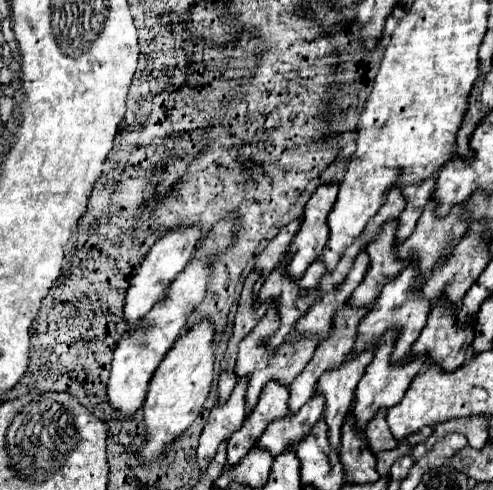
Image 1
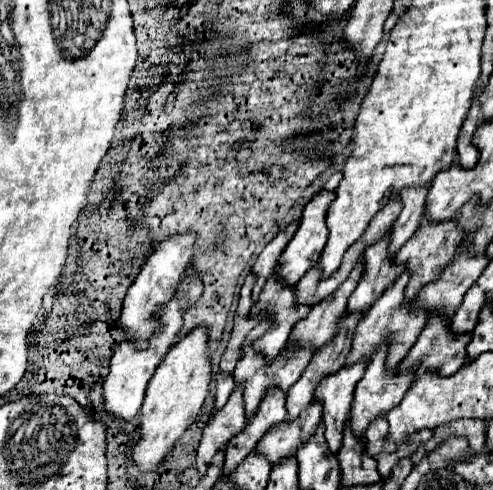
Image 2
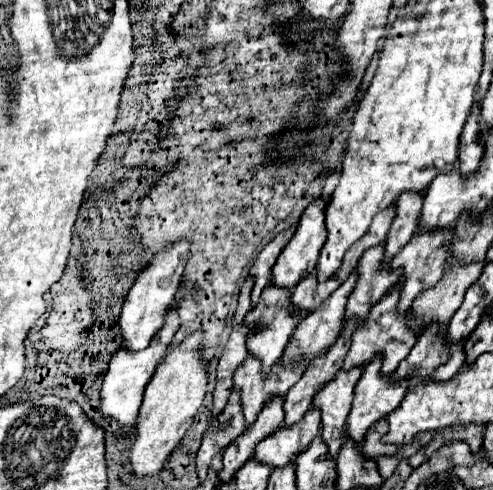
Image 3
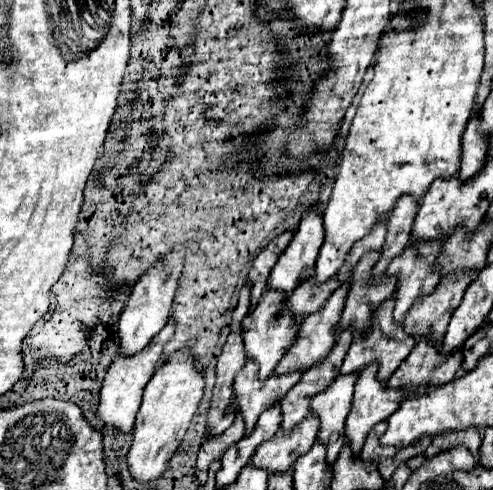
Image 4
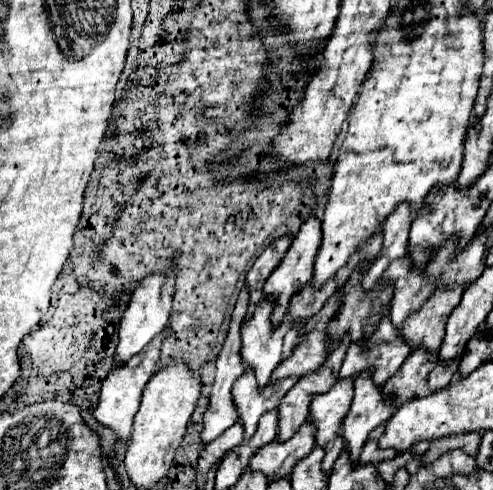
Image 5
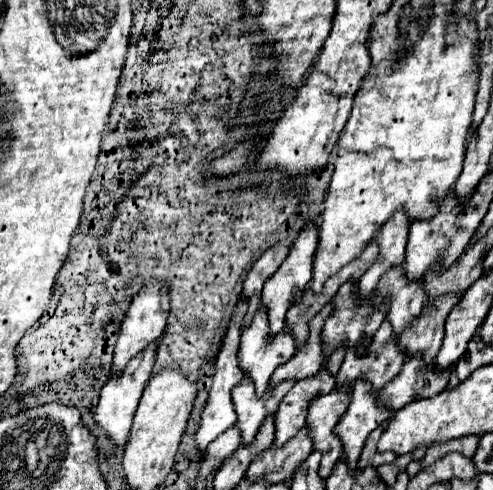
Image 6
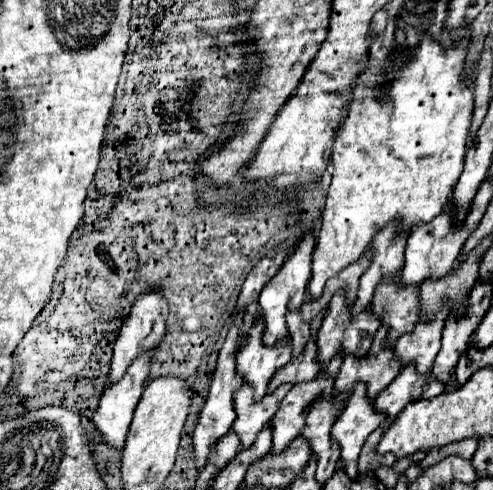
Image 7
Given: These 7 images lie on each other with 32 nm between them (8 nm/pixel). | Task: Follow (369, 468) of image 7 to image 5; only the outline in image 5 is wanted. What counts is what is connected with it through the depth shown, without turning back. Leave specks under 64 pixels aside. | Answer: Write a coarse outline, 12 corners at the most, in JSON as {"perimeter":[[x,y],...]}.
{"perimeter":[[384,424],[374,428],[362,448],[360,464],[380,464],[394,460],[396,452],[380,450],[378,438]]}

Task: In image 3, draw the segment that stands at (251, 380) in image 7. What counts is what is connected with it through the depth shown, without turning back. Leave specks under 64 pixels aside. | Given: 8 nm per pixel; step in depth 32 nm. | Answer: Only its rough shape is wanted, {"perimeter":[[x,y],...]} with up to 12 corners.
{"perimeter":[[264,288],[244,324],[256,332],[246,348],[262,376],[282,358],[306,312],[292,312],[290,294]]}

